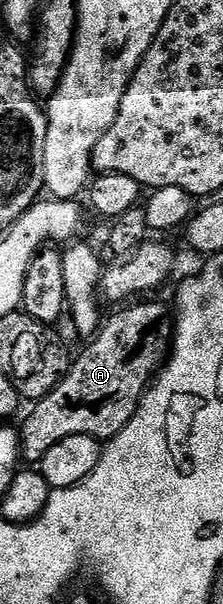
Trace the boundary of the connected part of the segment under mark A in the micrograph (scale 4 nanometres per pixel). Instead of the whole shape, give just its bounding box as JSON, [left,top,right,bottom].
[19,302,175,463]

